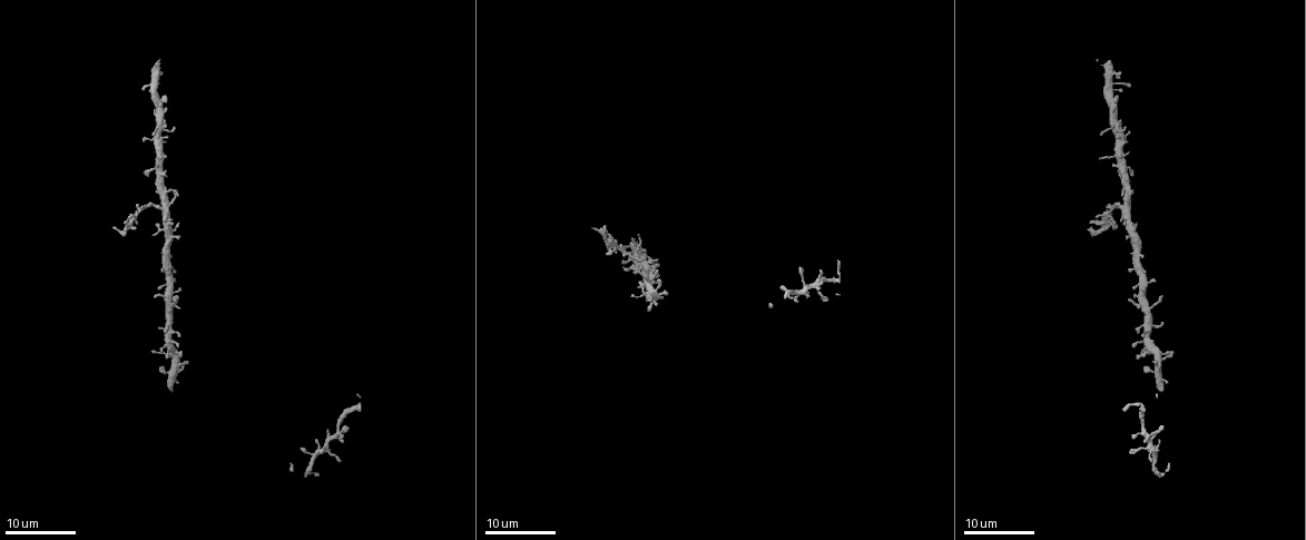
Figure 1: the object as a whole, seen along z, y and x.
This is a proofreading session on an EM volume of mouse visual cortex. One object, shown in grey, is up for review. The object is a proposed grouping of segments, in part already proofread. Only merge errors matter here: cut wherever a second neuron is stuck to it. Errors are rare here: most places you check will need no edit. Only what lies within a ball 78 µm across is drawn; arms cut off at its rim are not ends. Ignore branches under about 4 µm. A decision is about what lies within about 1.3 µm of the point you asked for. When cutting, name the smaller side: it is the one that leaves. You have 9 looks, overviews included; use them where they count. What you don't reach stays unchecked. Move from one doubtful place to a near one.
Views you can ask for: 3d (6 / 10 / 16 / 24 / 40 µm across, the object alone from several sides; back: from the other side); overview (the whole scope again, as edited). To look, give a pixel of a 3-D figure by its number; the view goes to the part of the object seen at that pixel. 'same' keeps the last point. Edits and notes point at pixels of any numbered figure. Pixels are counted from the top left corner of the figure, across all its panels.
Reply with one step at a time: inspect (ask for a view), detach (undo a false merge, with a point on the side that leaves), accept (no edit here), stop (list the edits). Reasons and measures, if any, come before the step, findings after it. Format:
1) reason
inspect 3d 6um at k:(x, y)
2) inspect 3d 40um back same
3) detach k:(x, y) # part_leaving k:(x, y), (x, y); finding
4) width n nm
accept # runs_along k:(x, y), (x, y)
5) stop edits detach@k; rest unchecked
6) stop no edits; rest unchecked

thick turns thin
inspect 3d 16um at 1:(837, 281)

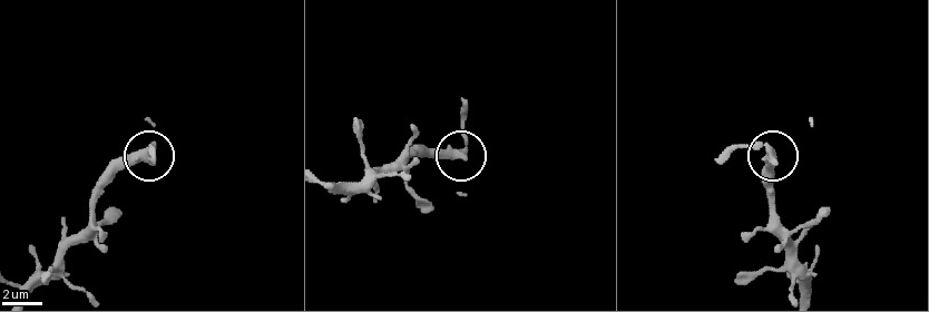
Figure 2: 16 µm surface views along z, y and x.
inspect 3d 10um at 2:(454, 156)

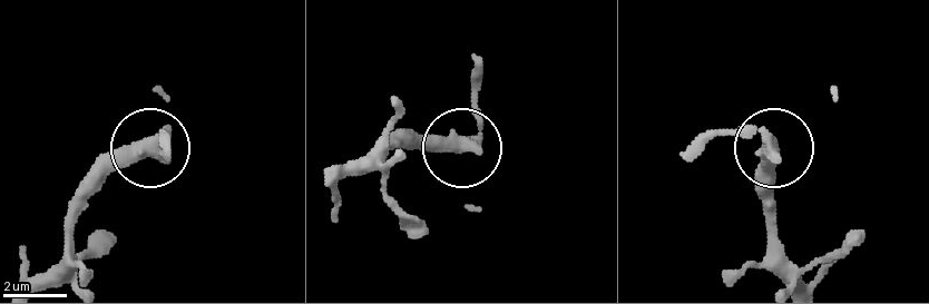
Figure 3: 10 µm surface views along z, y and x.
other side
inspect 3d 10um back at 3:(768, 149)

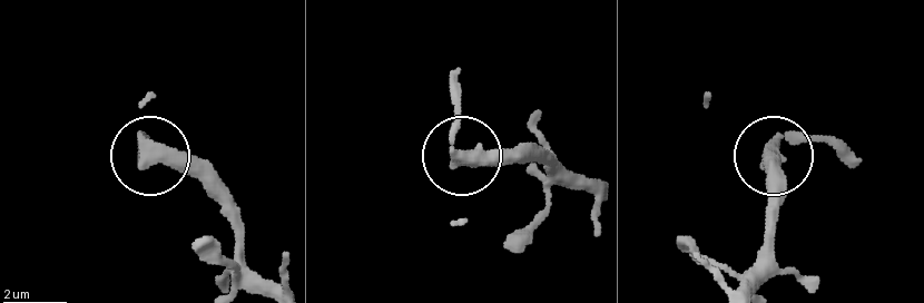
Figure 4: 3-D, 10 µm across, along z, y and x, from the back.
width 480 nm
accept # one neuron here

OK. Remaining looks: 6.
thin arm on a thick one
inspect 3d 24um at 1:(335, 434)

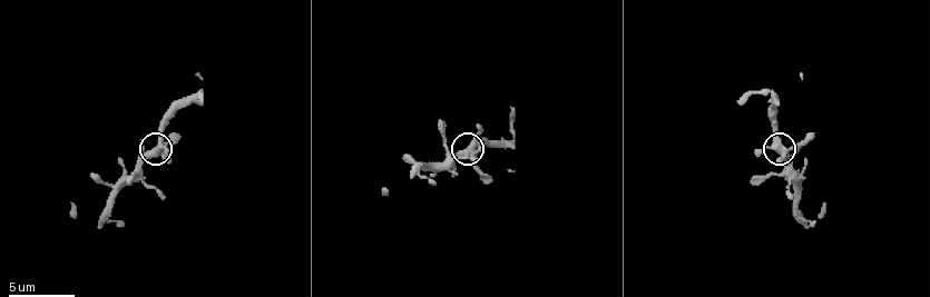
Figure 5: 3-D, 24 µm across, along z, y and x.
inspect 3d 6um at 5:(159, 145)

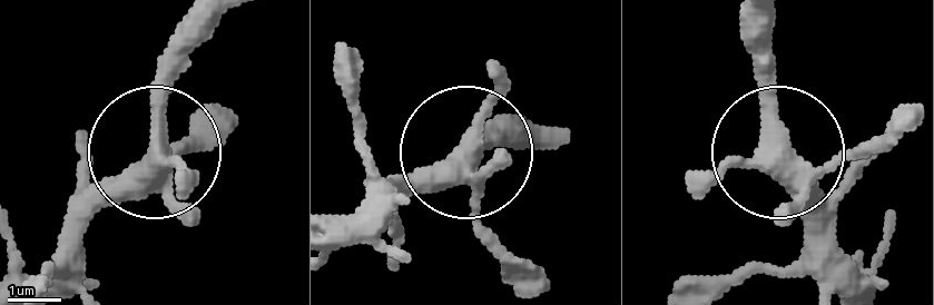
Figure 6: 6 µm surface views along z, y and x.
arms 5
accept # one neuron here

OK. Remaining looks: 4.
branch point
inspect 3d 24um at 1:(165, 336)

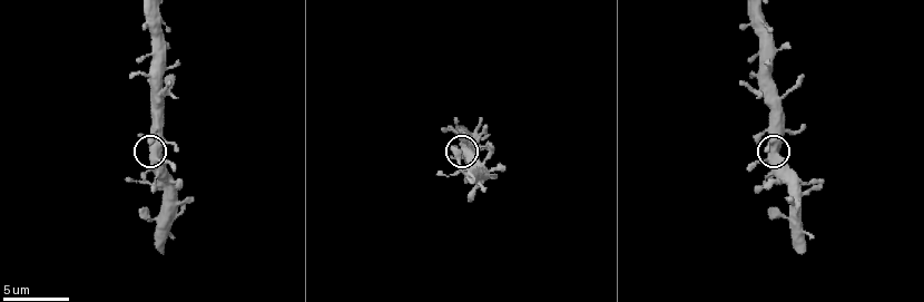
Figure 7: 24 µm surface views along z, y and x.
closer look
inspect 3d 10um at 7:(151, 149)

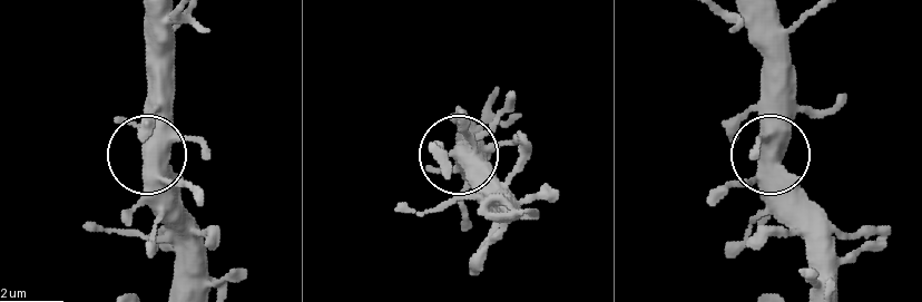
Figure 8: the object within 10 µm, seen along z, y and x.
from behind
inspect 3d 10um back at 8:(146, 154)

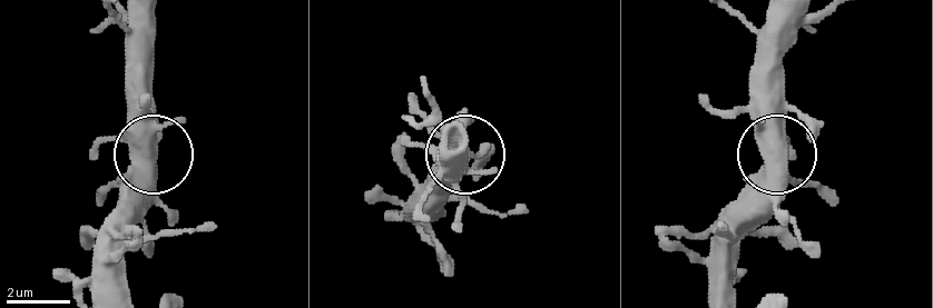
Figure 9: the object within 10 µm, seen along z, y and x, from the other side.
side_arm 43 um
accept # runs_along 9:(768, 156), (777, 148), (777, 47); all the same neuron

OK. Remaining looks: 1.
stop no edits; rest unchecked

